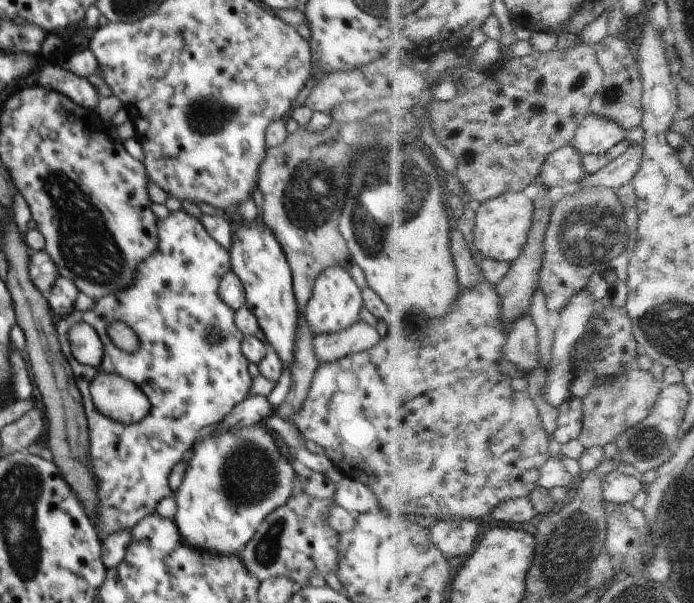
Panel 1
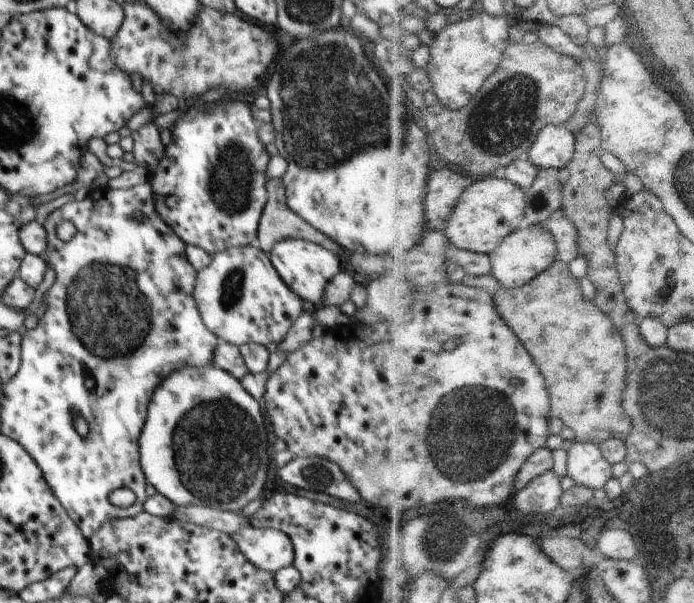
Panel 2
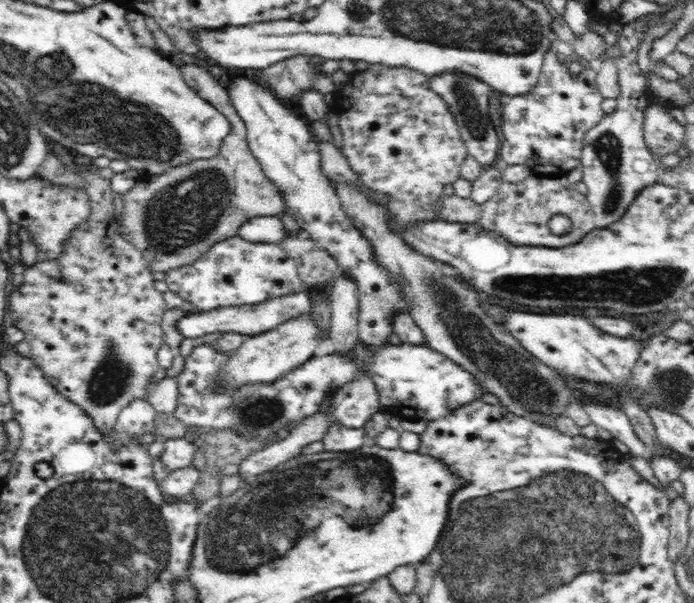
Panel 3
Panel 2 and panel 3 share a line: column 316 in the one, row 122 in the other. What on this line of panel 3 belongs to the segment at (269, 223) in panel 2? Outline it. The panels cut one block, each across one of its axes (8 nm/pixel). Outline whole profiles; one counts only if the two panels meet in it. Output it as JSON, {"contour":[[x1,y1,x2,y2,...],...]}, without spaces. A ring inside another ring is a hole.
{"contour":[[184,64,179,67,184,80,201,98,212,104,224,117,232,130,222,140,220,152,212,159,191,161,189,164,173,167,162,175,149,175,147,172,135,182,135,185,122,197,126,218,122,234,144,255,145,266,154,272,166,272,179,266,187,265,200,258,213,244,237,235,238,228,248,222,250,217,281,215,284,210,284,194,264,175,260,163,250,150,246,138,246,125,236,112,228,95,227,88,222,86,219,78,202,66]]}

